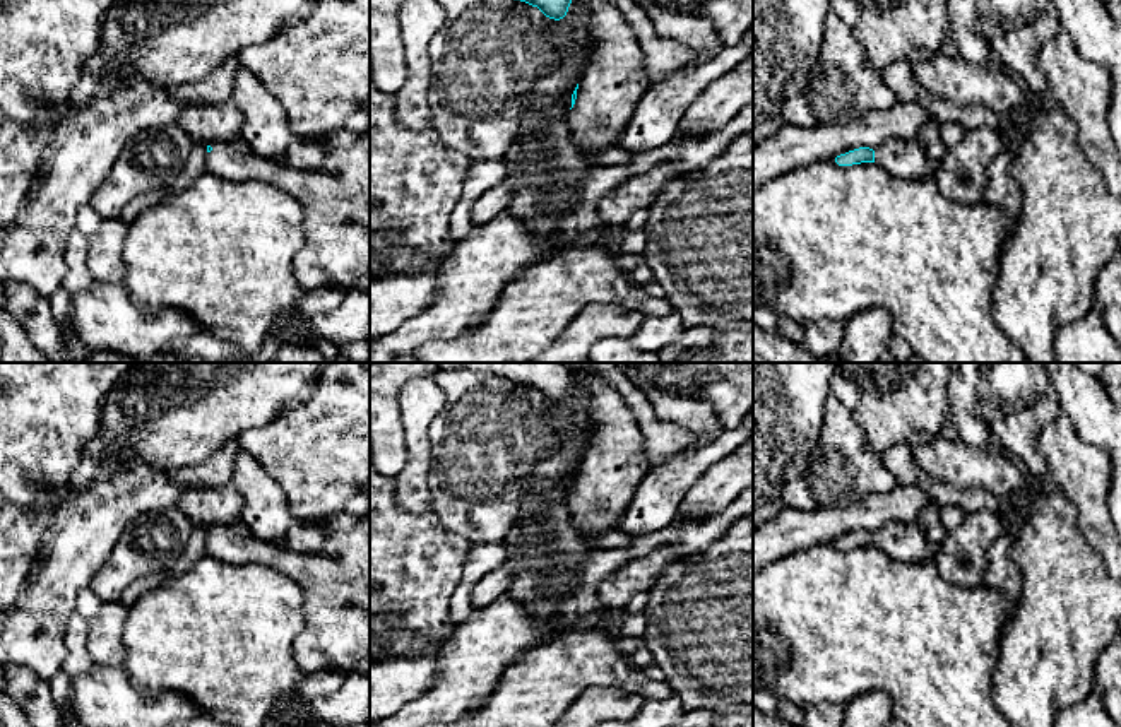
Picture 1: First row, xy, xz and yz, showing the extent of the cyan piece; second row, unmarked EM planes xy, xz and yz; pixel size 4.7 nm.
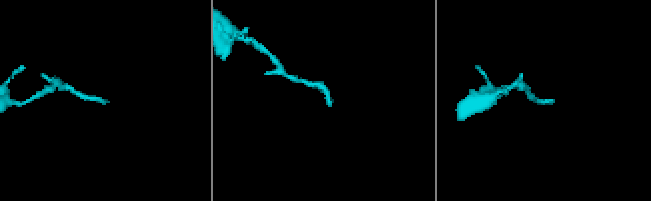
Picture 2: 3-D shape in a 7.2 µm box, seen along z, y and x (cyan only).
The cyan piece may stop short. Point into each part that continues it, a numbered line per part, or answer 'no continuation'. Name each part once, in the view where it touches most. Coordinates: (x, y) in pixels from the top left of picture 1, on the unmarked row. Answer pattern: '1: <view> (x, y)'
1: xy (336, 580)

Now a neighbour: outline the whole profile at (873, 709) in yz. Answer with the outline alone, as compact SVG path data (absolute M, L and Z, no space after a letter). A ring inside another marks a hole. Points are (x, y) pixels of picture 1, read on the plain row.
M881 691L863 693L844 708L842 727L888 727L893 720L892 700Z

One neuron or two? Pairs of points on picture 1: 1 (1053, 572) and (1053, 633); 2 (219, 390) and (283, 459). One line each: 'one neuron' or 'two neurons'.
1: one neuron
2: two neurons

